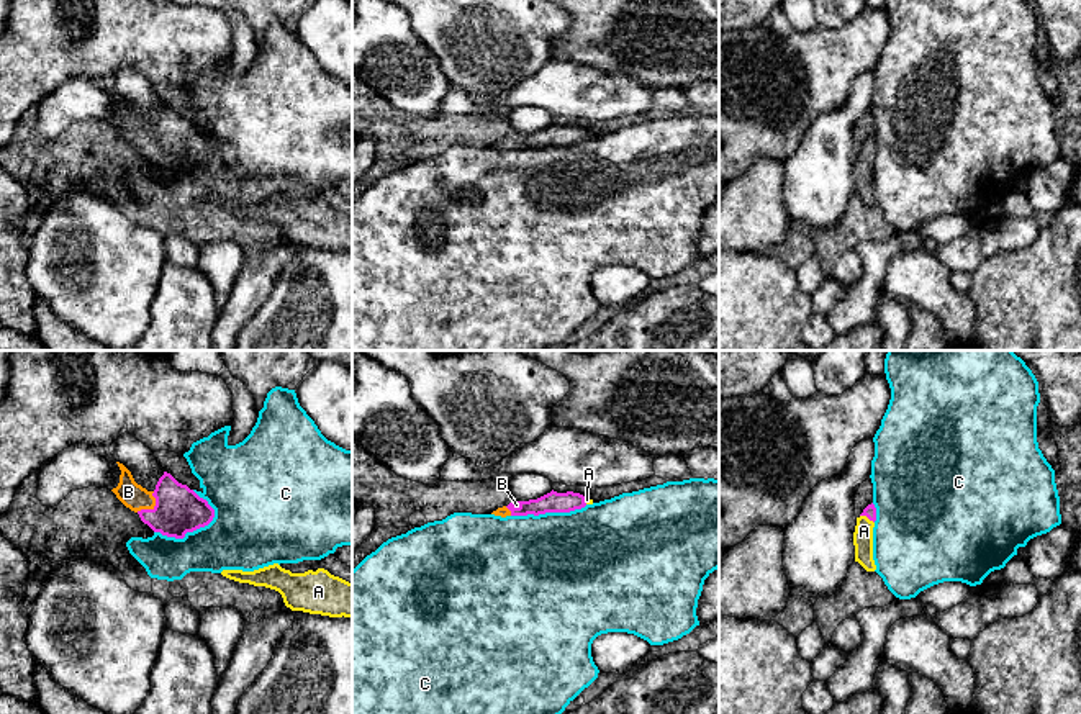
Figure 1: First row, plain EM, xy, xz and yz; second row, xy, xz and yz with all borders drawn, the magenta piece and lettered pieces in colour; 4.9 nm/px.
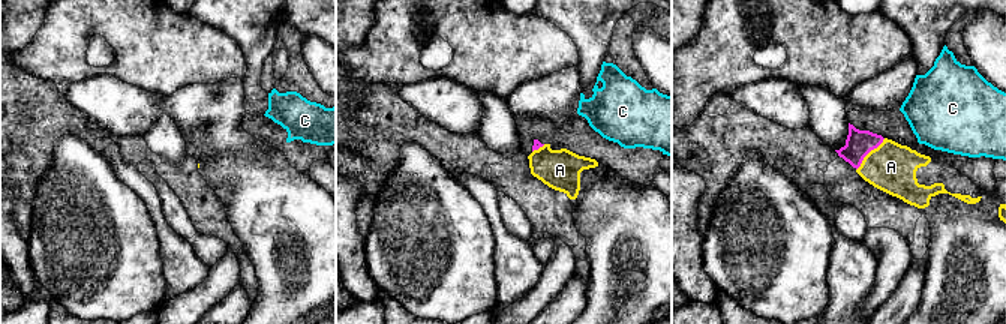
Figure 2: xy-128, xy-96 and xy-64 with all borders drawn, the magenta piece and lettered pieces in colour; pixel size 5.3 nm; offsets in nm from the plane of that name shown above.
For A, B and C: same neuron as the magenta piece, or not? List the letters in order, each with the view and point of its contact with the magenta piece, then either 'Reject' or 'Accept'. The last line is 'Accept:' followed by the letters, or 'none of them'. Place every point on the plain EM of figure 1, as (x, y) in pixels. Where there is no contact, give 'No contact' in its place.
A: Touches magenta at yz (867, 149). Accept
B: Touches magenta at xy (151, 143). Accept
C: Touches magenta at xy (187, 164). Reject
Accept: A, B

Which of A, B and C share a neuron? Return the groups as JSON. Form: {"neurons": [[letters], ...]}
{"neurons": [["A", "B"], ["C"]]}

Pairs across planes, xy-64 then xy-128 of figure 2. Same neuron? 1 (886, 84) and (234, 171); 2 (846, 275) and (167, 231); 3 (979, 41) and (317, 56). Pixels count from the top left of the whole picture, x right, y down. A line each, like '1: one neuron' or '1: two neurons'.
1: one neuron
2: one neuron
3: one neuron

